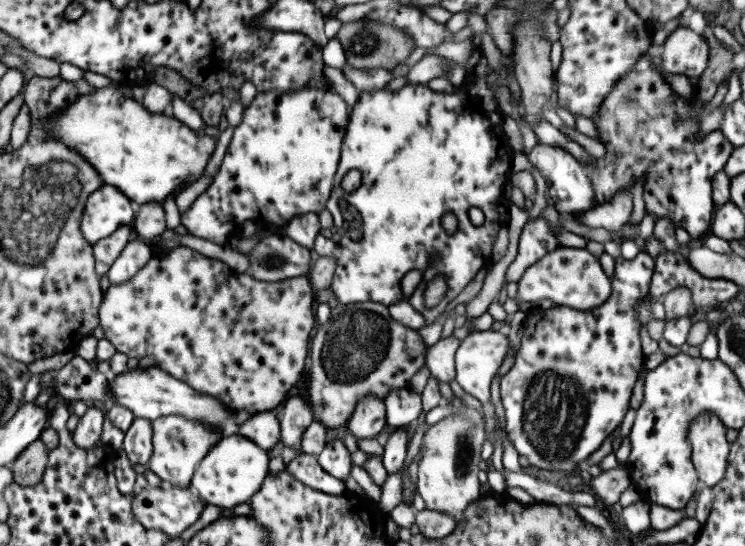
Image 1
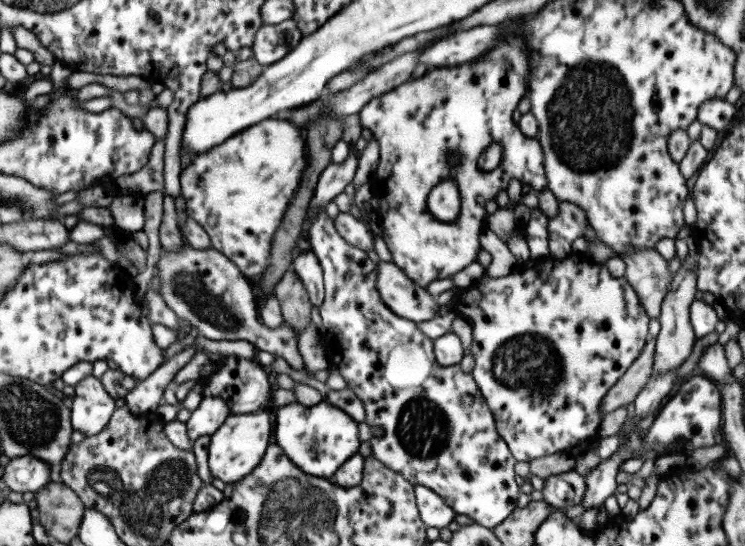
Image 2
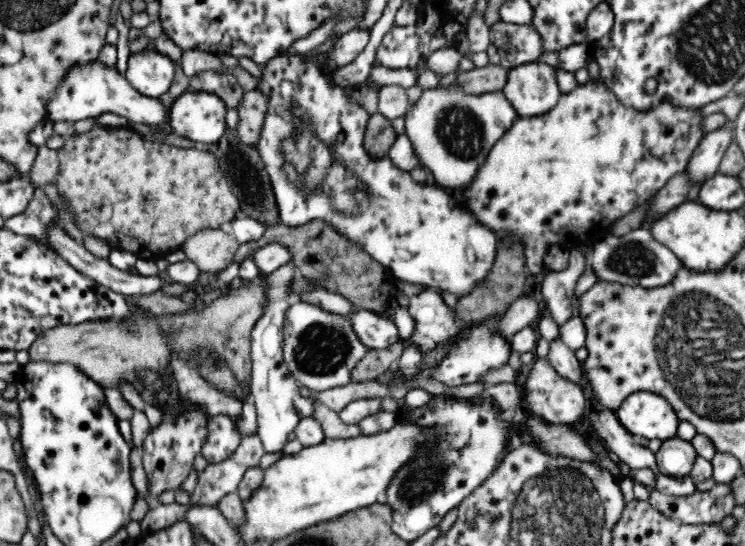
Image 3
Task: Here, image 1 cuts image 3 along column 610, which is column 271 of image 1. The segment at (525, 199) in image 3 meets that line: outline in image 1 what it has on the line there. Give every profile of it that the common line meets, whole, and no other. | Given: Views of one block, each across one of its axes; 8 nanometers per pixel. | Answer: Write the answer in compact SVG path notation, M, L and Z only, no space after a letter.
M303 88L295 91L288 90L288 92L282 92L282 90L268 90L267 92L257 93L249 105L243 107L240 122L233 127L230 143L226 148L220 167L214 174L213 180L207 186L207 189L191 202L191 206L189 206L185 212L179 214L179 226L184 228L188 234L199 236L199 238L203 238L203 240L209 240L209 242L213 242L213 244L223 245L227 242L227 239L235 239L236 235L240 234L240 226L243 222L252 222L257 228L262 228L263 231L270 231L271 235L283 236L284 227L291 217L297 217L298 214L305 214L307 212L317 214L323 211L327 203L328 195L330 194L331 186L334 186L333 177L340 157L341 141L344 135L347 115L347 104L332 90Z

